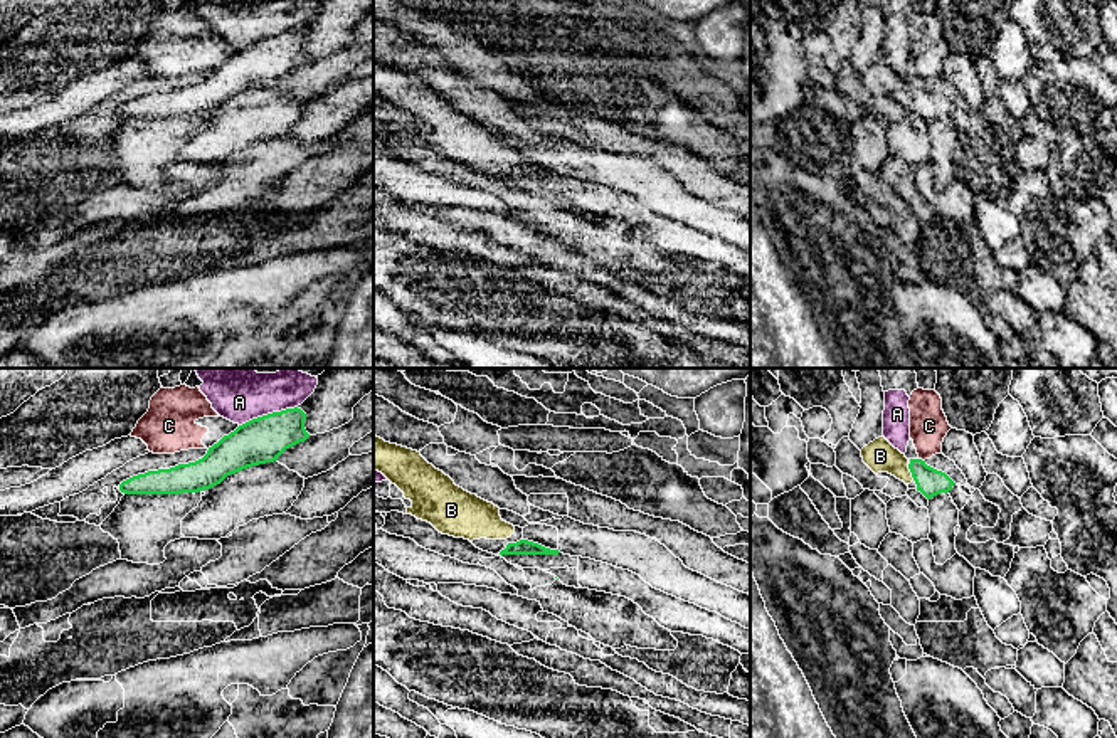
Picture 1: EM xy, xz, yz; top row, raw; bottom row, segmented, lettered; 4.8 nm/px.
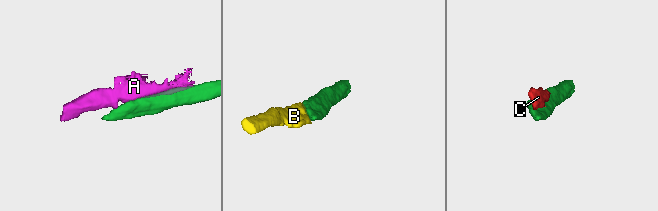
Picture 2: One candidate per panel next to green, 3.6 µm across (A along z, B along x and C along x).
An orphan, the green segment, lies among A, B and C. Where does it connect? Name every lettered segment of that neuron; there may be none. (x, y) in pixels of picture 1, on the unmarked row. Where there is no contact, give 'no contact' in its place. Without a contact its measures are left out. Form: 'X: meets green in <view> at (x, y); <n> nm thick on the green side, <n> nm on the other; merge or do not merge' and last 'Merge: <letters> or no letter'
A: meets green in xy at (268, 37); 220 nm thick on the green side, 220 nm on the other; do not merge
B: meets green in yz at (910, 94); 130 nm thick on the green side, 160 nm on the other; merge
C: meets green in yz at (921, 83); 130 nm thick on the green side, 180 nm on the other; do not merge
Merge: B

